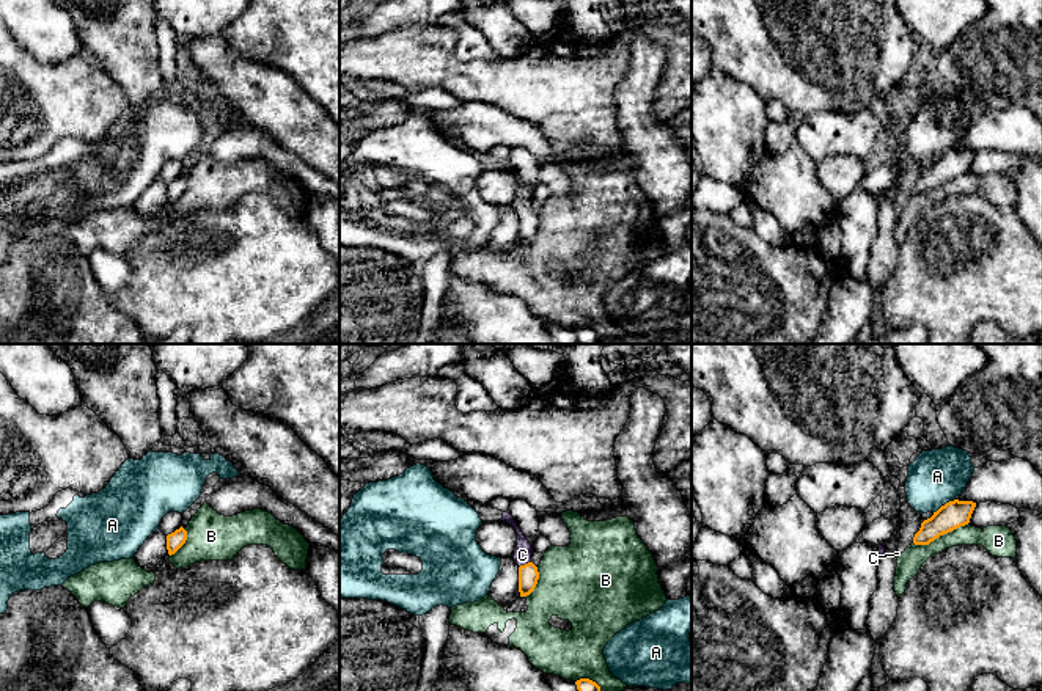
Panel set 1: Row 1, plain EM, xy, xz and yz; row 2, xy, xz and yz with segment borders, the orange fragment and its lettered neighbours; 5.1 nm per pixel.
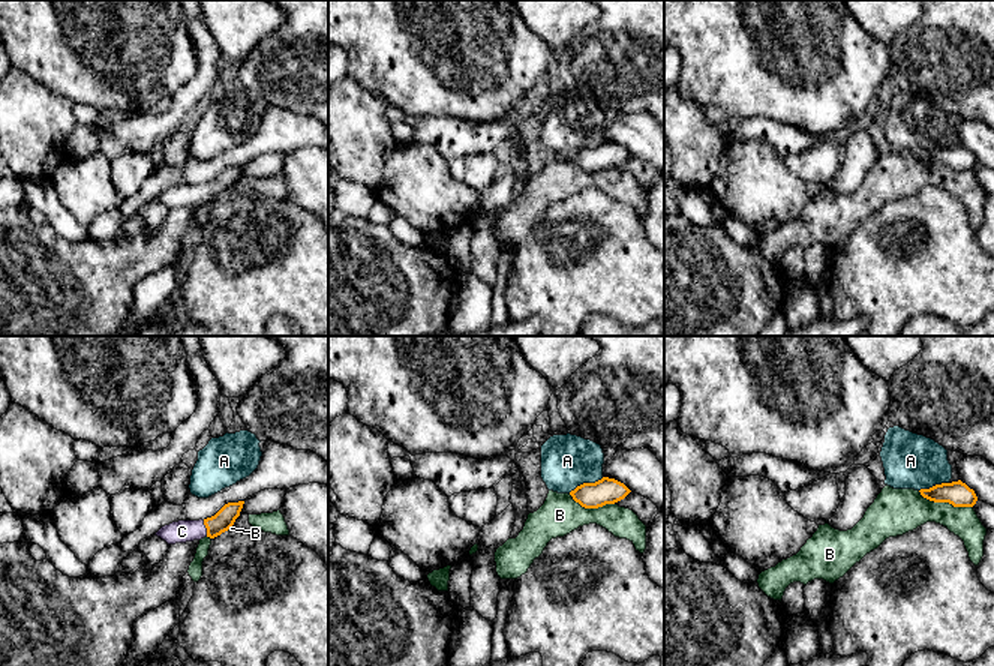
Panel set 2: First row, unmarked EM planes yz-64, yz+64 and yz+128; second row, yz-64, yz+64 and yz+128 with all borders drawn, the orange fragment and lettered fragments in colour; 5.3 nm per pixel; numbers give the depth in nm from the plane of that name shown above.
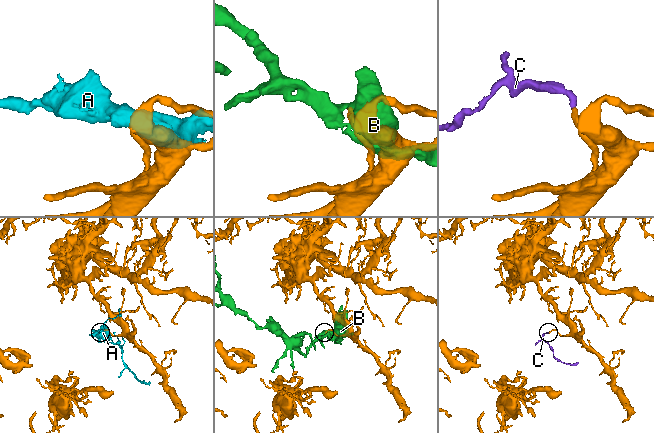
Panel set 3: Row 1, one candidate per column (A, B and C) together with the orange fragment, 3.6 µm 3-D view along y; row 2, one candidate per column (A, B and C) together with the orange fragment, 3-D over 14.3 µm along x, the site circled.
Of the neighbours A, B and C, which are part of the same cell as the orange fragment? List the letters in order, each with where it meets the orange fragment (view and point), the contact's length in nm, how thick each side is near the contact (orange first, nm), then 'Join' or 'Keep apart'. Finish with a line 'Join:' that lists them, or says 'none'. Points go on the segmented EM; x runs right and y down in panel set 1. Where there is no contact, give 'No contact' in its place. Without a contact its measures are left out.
A: Touches orange at yz (945, 504). Shared border 130 nm. Thickness 140 nm (orange) against 280 nm. Keep apart
B: Touches orange at yz (940, 534). Shared border 300 nm. Thickness 140 nm (orange) against 120 nm. Keep apart
C: Touches orange at xz (525, 564). Shared border 70 nm. Thickness 110 nm (orange) against 100 nm. Join
Join: C

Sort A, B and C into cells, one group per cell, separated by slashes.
A / B / C

